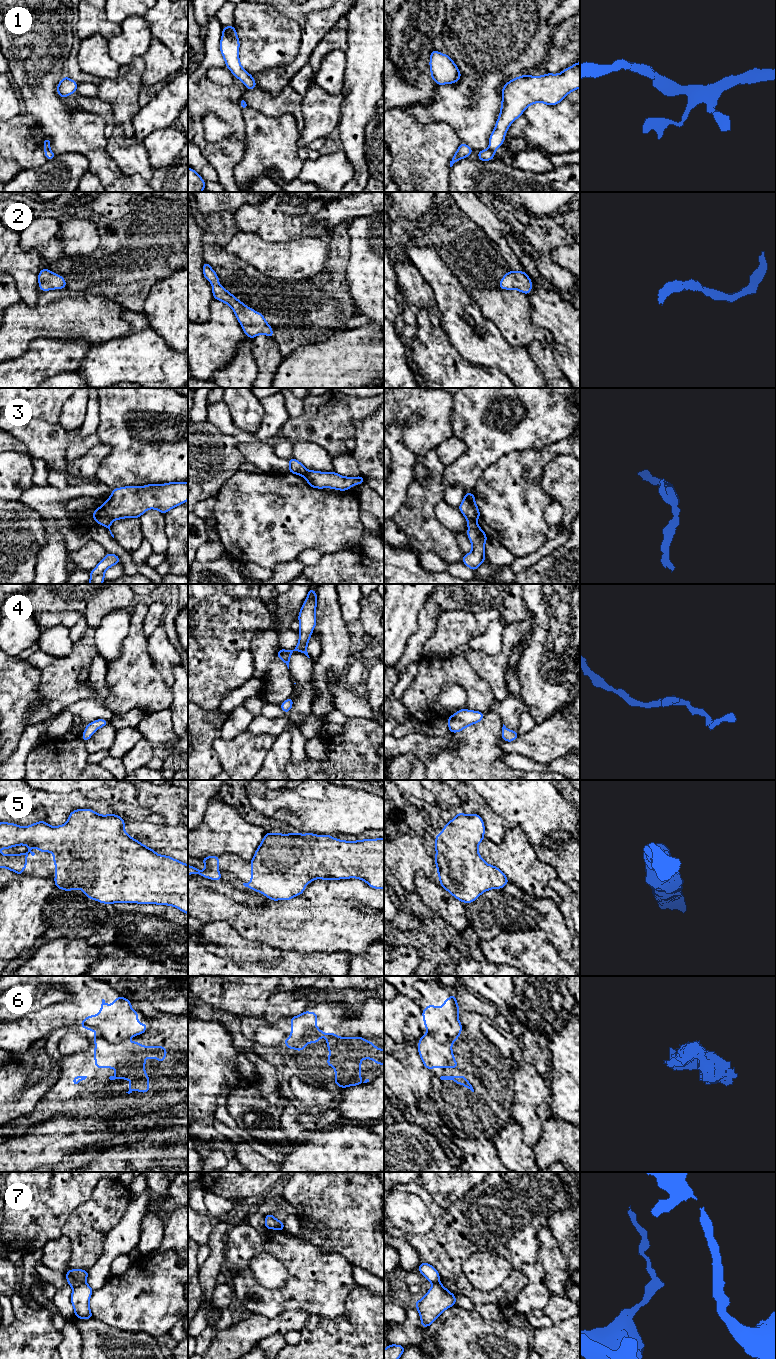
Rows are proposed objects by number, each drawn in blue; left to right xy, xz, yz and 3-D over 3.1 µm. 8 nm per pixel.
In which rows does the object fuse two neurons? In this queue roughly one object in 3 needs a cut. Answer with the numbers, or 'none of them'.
3, 6, 7

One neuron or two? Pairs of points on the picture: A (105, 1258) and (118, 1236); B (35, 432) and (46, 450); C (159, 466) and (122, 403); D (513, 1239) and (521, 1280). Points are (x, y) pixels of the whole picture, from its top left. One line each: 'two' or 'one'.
A: one
B: one
C: one
D: one

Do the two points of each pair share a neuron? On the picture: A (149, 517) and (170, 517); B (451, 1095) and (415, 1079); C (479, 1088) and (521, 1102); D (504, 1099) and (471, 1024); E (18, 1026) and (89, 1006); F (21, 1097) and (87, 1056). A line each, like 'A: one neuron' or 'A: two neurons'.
A: two neurons
B: two neurons
C: two neurons
D: one neuron
E: one neuron
F: two neurons

